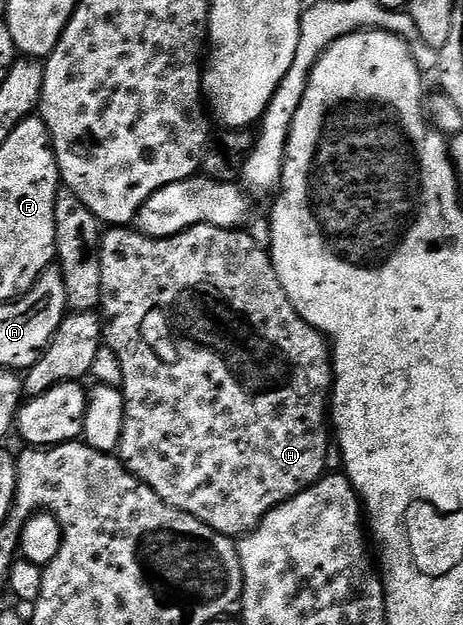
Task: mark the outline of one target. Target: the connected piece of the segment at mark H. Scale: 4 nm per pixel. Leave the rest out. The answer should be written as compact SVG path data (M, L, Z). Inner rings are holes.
M197 224L197 225L196 225L196 227L195 227L195 228L189 228L189 229L188 229L188 231L187 231L187 232L181 232L181 233L180 233L180 234L176 234L176 235L175 235L175 236L159 236L159 237L157 237L157 238L155 238L155 237L152 237L152 236L145 236L145 235L144 235L144 234L143 234L143 233L142 233L142 232L140 232L140 231L137 231L137 230L135 230L135 229L134 229L134 228L133 228L133 227L130 227L130 226L110 226L110 227L107 227L107 228L106 228L106 229L105 229L105 231L103 231L103 232L102 232L102 233L101 233L101 236L100 236L100 259L101 259L101 262L102 262L102 291L103 291L103 293L104 293L104 309L105 309L105 308L106 308L106 310L107 310L107 312L108 312L108 313L109 313L109 314L110 314L110 316L111 316L111 320L108 320L108 323L107 323L107 324L106 324L106 325L105 325L105 328L104 328L104 332L105 332L105 335L106 335L106 336L107 336L107 337L108 337L108 347L109 347L109 348L110 348L110 349L112 349L112 351L114 351L114 352L115 352L115 353L116 353L116 354L117 354L117 356L118 356L118 362L119 362L119 363L120 363L120 365L121 365L121 366L122 366L122 382L121 382L121 385L120 385L120 391L121 391L121 393L122 393L122 395L123 395L123 396L125 396L125 397L126 397L126 421L125 421L125 422L124 422L124 430L123 430L123 431L122 431L122 437L121 437L121 438L120 438L120 442L119 442L119 443L118 443L118 450L117 450L117 455L118 455L118 456L119 456L119 457L120 457L120 459L121 459L121 461L122 461L122 463L123 463L123 464L125 464L125 465L126 465L126 468L127 468L127 470L128 470L128 471L130 471L130 473L132 473L132 474L133 474L133 475L134 475L134 477L136 477L136 478L137 478L137 480L143 480L143 481L144 481L144 482L145 482L145 484L146 484L146 485L148 485L148 487L149 487L149 488L151 488L151 489L152 489L152 490L153 490L153 491L154 491L154 493L156 493L156 494L157 494L157 495L158 495L158 496L159 496L159 497L160 497L160 499L161 499L161 500L163 500L163 501L164 501L164 502L168 502L168 503L169 503L169 504L170 504L170 505L172 505L172 507L174 507L174 508L178 508L178 509L179 509L179 510L180 510L180 511L182 511L182 512L187 512L187 513L188 513L188 514L192 514L192 515L193 515L193 516L195 516L195 517L196 517L196 519L198 519L198 520L199 520L199 521L200 521L200 522L204 522L204 523L205 523L205 524L207 524L207 525L208 525L208 526L212 526L212 530L216 530L216 531L217 531L217 532L219 532L219 533L220 533L220 534L224 534L224 535L225 535L225 536L229 536L229 537L231 537L231 538L241 538L241 537L243 537L243 536L245 536L245 535L246 535L246 533L247 533L247 532L252 532L252 531L254 531L254 529L255 529L255 528L258 528L258 527L259 527L259 526L260 526L260 524L261 524L261 522L262 522L262 520L263 520L263 519L264 519L264 518L265 518L265 517L266 517L266 515L267 515L267 514L269 514L269 513L270 513L270 511L272 511L272 509L273 509L273 508L275 508L275 507L276 507L276 506L280 506L280 505L281 505L281 504L283 504L283 503L284 503L284 501L286 501L286 500L288 500L288 499L290 499L290 497L292 497L292 496L295 496L295 495L296 495L296 494L300 494L300 493L301 493L301 492L302 492L302 491L304 491L304 490L305 490L305 488L309 488L309 487L310 487L310 485L311 485L311 484L315 484L315 483L316 483L316 481L317 481L317 480L321 480L321 479L322 479L322 477L323 477L323 476L325 476L325 475L327 475L327 472L328 472L328 469L329 469L329 468L326 468L326 467L328 467L328 466L329 466L329 464L330 464L330 440L331 440L331 444L332 444L332 385L333 385L333 383L334 383L334 365L333 365L333 363L332 363L332 348L331 348L331 345L330 345L330 344L329 344L329 343L328 343L328 340L327 340L327 337L325 337L325 336L323 336L323 335L322 335L322 333L321 333L321 332L319 332L319 331L318 331L318 329L316 329L316 328L313 328L313 326L311 326L311 325L310 325L310 324L309 324L309 322L308 322L308 321L306 321L306 319L305 319L305 318L303 318L303 317L302 317L302 315L301 315L301 314L300 314L300 313L298 313L298 311L297 311L297 310L296 310L296 306L295 306L295 305L294 305L294 303L292 303L292 301L290 301L290 298L289 298L289 296L288 296L288 294L287 294L287 293L286 293L286 291L285 291L285 290L284 290L284 286L283 286L283 285L282 285L282 282L281 282L281 280L280 280L280 278L279 278L279 277L278 277L278 272L277 272L277 271L276 271L276 269L274 269L274 261L273 261L273 260L271 260L271 259L270 259L270 253L269 253L269 251L267 251L267 249L266 249L266 248L265 248L265 247L263 247L263 245L262 245L262 248L261 248L261 246L260 246L260 245L258 245L258 240L257 240L257 238L256 238L256 237L254 237L254 236L249 236L249 234L248 234L248 233L246 233L246 232L242 232L242 231L246 231L246 230L239 230L239 229L238 229L238 228L221 228L221 227L220 227L220 226L212 226L212 225L211 225L211 224Z

